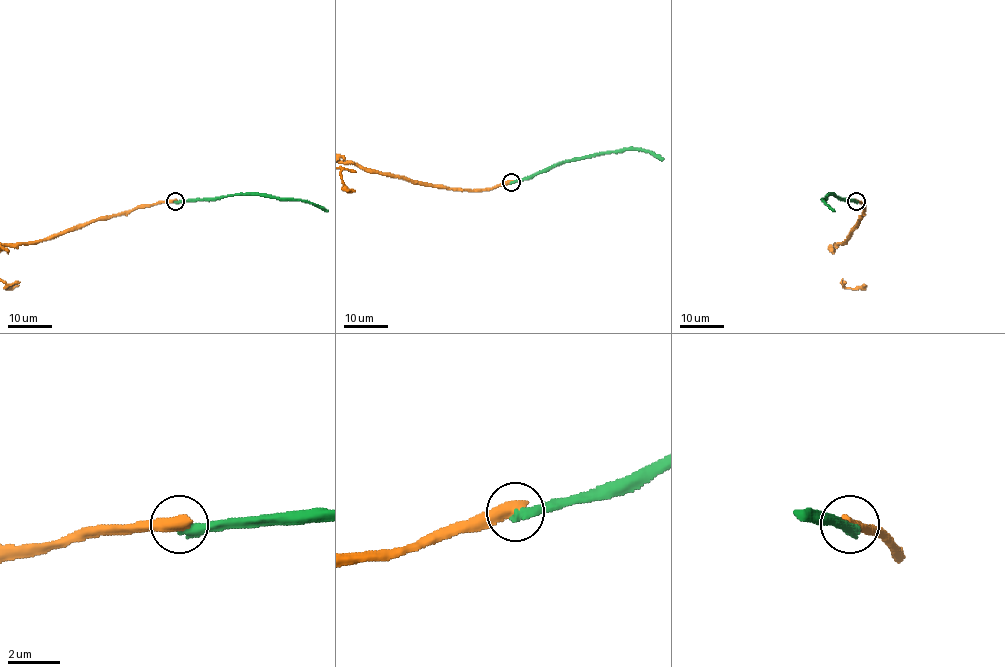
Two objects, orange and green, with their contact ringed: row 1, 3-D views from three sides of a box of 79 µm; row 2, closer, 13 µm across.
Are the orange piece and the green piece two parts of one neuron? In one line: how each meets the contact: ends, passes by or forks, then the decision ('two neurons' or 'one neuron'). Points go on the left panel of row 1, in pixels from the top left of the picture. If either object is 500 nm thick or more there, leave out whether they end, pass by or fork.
two neurons

